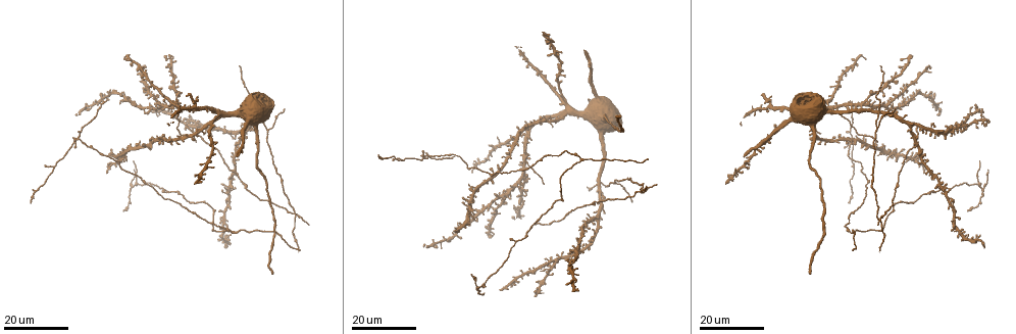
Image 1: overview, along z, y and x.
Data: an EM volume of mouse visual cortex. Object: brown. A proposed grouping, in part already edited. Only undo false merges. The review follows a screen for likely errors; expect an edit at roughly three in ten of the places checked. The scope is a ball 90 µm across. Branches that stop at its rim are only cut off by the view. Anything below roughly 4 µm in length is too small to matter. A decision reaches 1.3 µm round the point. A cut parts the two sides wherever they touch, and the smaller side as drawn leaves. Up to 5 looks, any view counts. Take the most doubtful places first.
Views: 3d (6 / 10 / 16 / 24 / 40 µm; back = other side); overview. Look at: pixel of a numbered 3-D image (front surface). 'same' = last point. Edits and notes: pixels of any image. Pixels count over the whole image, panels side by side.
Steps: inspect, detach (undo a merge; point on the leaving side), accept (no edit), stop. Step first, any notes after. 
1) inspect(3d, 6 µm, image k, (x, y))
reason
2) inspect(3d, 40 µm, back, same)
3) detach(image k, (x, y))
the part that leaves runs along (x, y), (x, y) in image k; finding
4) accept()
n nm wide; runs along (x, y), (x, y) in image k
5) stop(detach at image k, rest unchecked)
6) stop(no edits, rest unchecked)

inspect(3d, 24 µm, image 1, (423, 159))
looks like a crossing

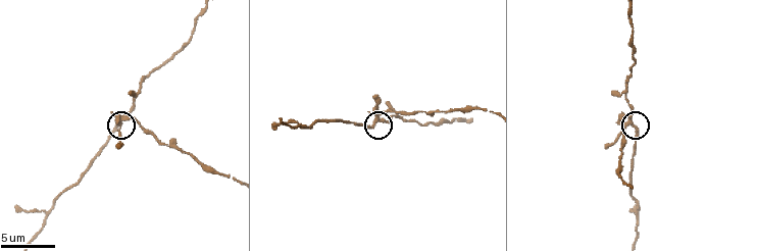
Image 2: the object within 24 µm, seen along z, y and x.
inspect(3d, 10 µm, image 2, (631, 123))

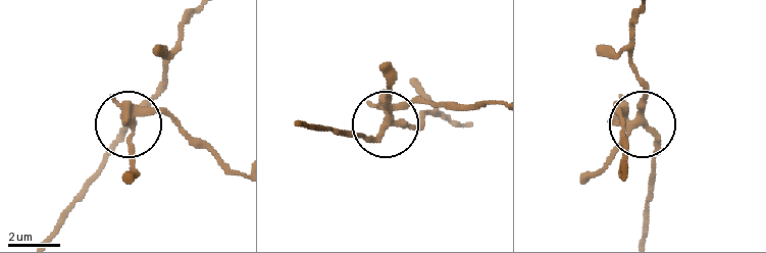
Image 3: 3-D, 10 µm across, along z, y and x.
detach(image 3, (133, 151))
5 arms; two neurons meet here

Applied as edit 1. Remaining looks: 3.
inspect(3d, 24 µm, image 1, (483, 284))
looks like a crossing

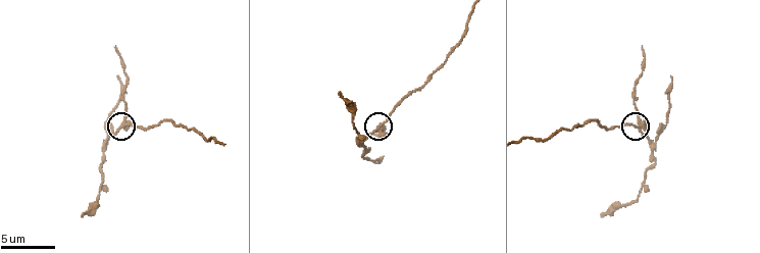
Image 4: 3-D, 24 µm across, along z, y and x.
inspect(3d, 6 µm, image 4, (380, 130))
zoom in

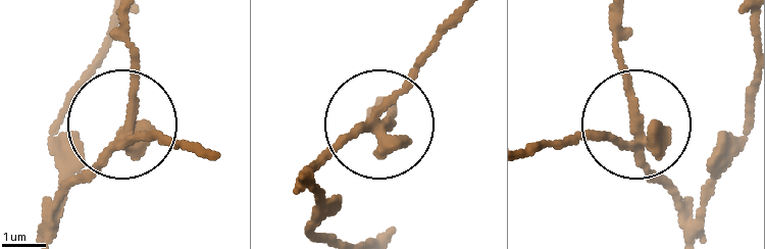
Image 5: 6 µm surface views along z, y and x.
inspect(3d, 6 µm, back, image 5, (132, 118))

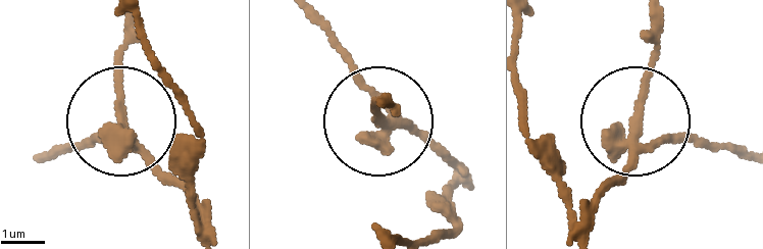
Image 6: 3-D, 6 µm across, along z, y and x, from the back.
detach(image 6, (120, 86))
the part that leaves runs along (632, 152), (589, 226) in image 6; a second neuron is stuck on

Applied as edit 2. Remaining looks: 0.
stop(detach at image 3, detach at image 6, rest unchecked)

